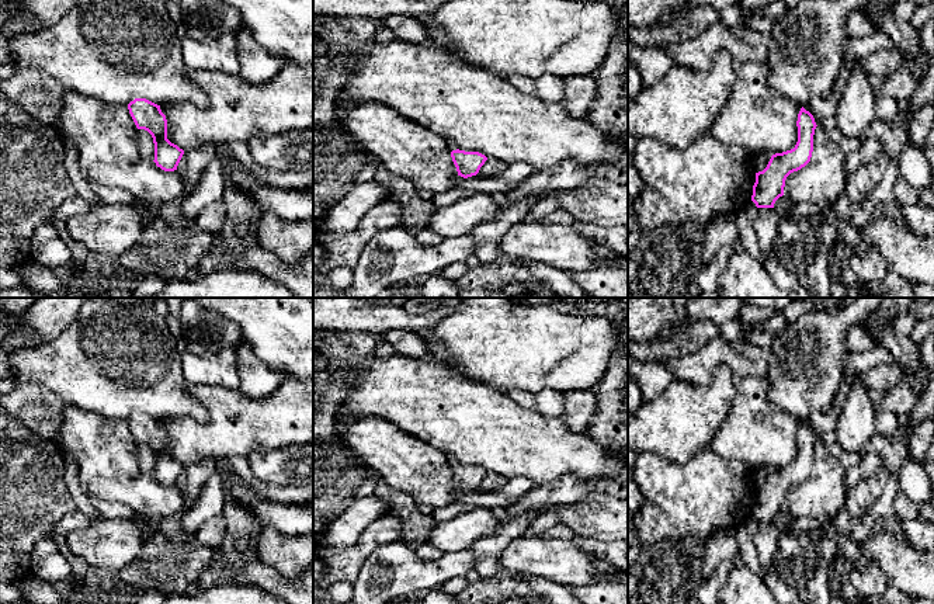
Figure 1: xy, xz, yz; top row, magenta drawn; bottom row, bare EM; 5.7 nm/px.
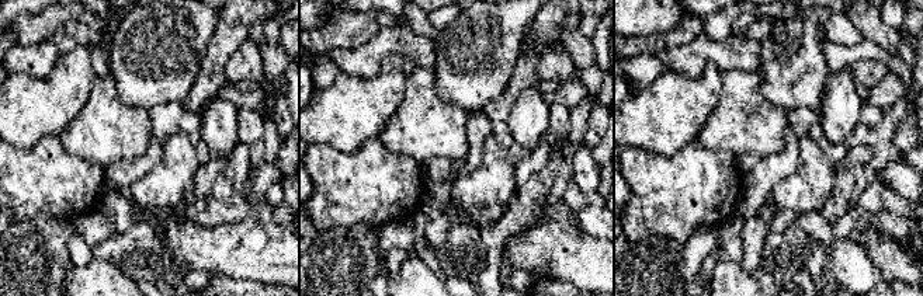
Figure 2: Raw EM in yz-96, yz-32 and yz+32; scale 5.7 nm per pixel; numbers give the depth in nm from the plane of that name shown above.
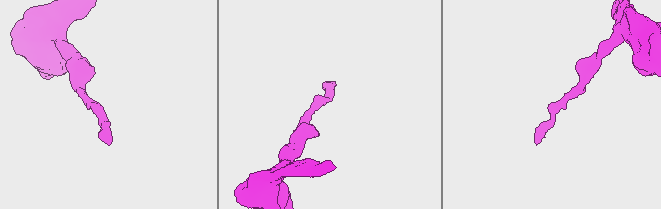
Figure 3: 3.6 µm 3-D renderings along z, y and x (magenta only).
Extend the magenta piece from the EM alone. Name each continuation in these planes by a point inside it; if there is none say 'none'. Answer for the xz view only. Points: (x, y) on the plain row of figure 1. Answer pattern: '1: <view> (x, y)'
none

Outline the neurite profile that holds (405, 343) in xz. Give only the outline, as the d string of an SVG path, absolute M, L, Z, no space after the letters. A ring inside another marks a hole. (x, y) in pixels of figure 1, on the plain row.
M389 330L382 336L393 347L395 354L419 360L431 360L428 346L416 333L407 330Z

